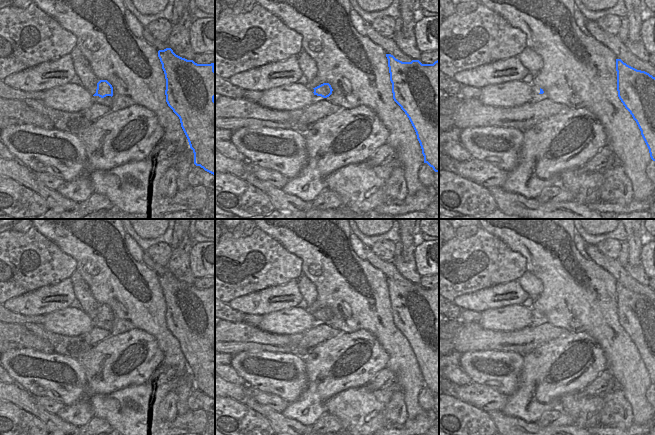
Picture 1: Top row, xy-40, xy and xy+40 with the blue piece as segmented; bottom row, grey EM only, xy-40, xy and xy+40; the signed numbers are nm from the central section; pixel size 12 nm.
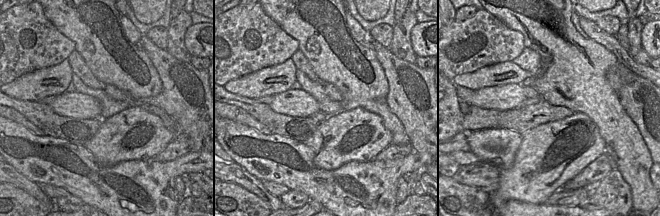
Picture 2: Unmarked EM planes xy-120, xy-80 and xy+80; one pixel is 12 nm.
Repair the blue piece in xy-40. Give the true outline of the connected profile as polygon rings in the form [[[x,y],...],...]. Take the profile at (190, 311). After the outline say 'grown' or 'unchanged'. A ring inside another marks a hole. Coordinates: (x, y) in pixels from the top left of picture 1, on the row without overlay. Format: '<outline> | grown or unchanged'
[[[171,272],[158,275],[166,303],[166,326],[179,341],[194,377],[194,388],[215,399],[215,294],[214,287],[197,288],[176,279]]] | unchanged

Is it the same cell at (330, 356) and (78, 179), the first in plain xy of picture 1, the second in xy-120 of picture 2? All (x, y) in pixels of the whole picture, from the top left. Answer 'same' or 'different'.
different

